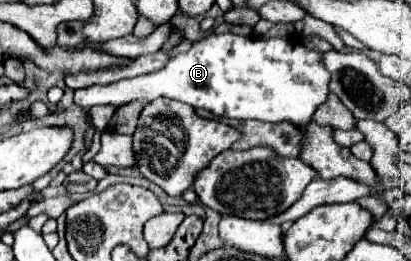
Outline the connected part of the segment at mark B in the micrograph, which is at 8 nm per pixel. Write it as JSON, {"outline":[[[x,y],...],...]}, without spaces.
{"outline":[[[209,33],[199,41],[193,41],[191,49],[185,53],[173,55],[165,67],[161,67],[155,73],[123,79],[111,85],[93,85],[87,89],[75,91],[75,105],[83,109],[91,109],[95,105],[115,105],[123,107],[133,101],[151,103],[159,97],[175,99],[181,103],[187,103],[191,107],[201,107],[211,111],[217,117],[231,117],[231,119],[257,119],[267,123],[293,123],[297,127],[303,127],[311,123],[313,113],[327,101],[329,97],[329,81],[331,73],[323,65],[323,53],[307,49],[297,39],[259,39],[259,37],[241,37],[235,33]]]}

